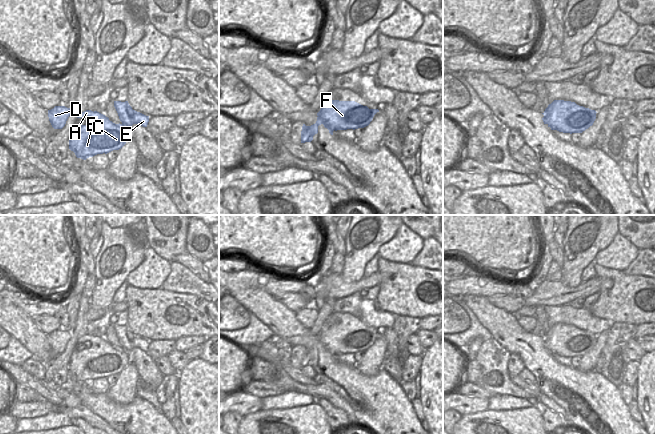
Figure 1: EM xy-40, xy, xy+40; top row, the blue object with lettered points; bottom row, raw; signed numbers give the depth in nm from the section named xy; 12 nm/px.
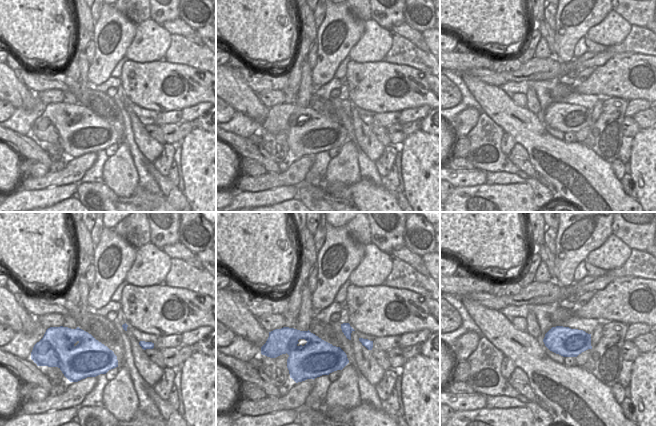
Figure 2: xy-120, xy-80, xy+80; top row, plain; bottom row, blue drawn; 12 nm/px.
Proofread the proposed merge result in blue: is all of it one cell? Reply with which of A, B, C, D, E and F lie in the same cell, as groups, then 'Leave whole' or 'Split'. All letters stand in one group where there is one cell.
Groups: A B C D E F. Leave whole

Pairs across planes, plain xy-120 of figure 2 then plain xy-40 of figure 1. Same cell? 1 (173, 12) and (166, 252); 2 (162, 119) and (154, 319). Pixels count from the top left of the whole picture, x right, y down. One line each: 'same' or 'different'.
1: same
2: different

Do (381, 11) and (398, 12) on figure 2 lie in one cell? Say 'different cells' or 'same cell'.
different cells

